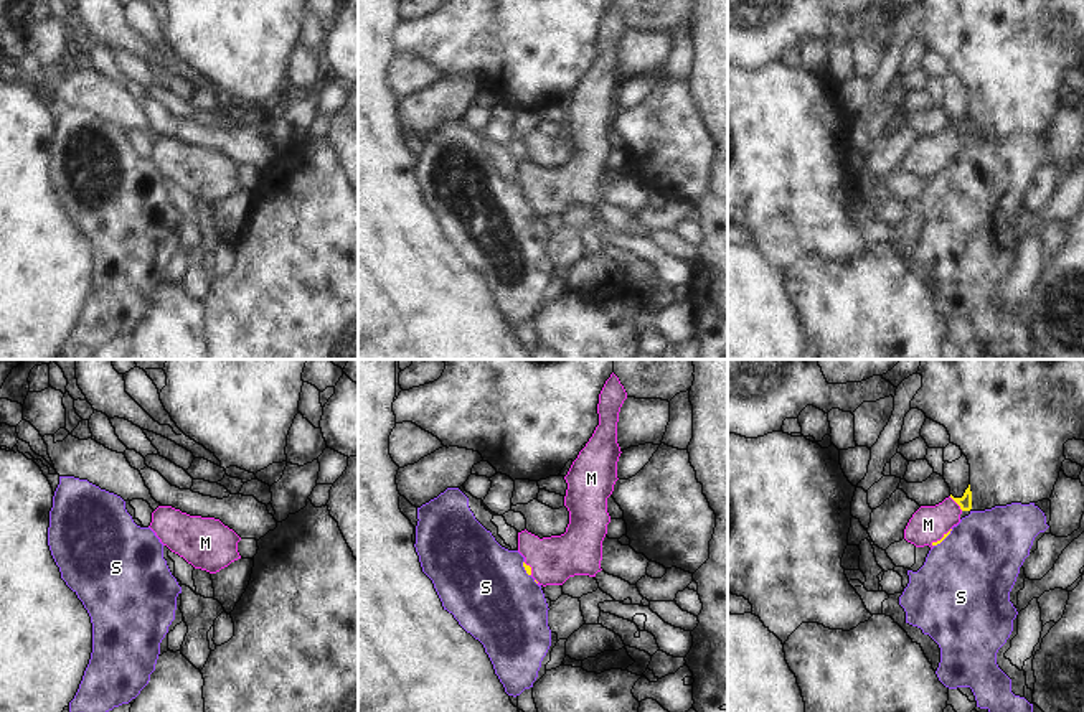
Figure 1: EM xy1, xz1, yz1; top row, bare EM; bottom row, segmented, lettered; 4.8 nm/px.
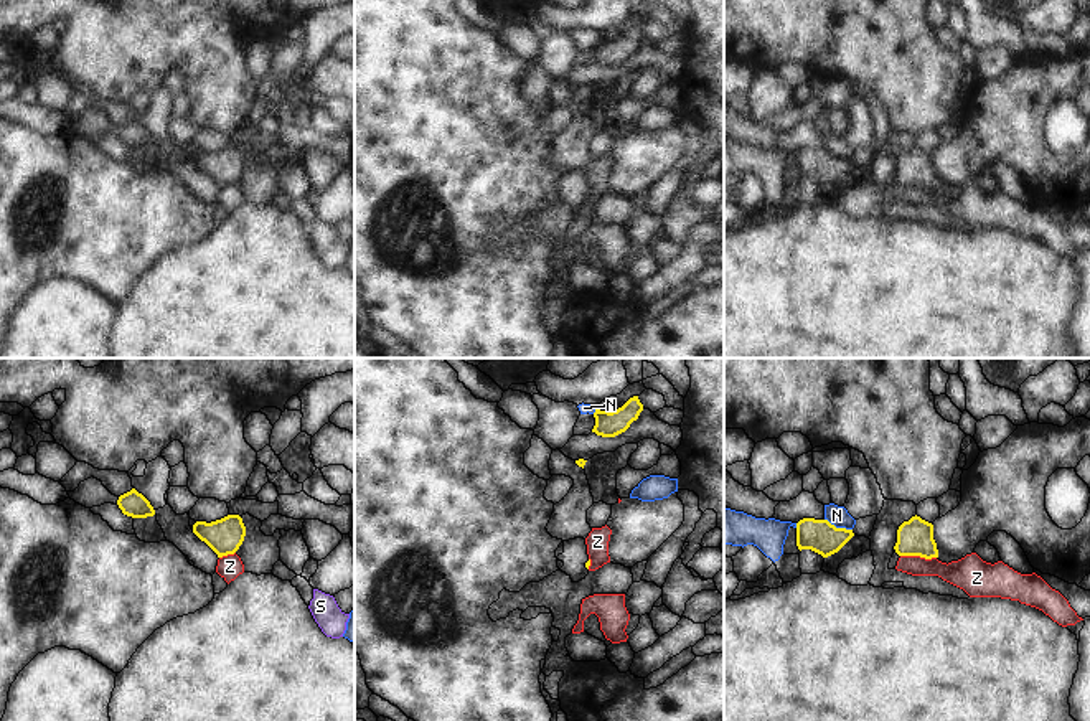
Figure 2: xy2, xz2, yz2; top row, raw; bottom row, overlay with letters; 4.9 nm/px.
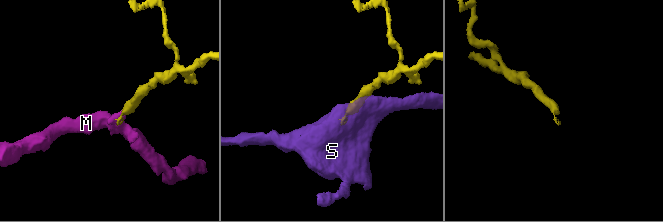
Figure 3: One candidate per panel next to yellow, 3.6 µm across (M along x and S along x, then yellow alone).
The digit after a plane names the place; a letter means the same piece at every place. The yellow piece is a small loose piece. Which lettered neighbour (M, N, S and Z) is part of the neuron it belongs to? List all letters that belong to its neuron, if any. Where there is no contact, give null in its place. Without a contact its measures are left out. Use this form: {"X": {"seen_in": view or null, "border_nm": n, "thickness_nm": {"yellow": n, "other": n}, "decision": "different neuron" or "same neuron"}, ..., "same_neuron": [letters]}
{"M": {"seen_in": "yz1", "border_nm": 100, "thickness_nm": {"yellow": 60, "other": 180}, "decision": "same neuron"}, "N": {"seen_in": "yz2", "border_nm": 150, "thickness_nm": {"yellow": 160, "other": 100}, "decision": "different neuron"}, "S": {"seen_in": "yz1", "border_nm": 130, "thickness_nm": {"yellow": 20, "other": 460}, "decision": "different neuron"}, "Z": {"seen_in": "yz2", "border_nm": 180, "thickness_nm": {"yellow": 180, "other": 160}, "decision": "different neuron"}, "same_neuron": ["M"]}

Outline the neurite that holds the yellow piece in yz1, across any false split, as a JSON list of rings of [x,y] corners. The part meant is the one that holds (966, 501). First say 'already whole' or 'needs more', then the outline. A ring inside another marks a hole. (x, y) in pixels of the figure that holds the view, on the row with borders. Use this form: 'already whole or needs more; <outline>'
needs more; [[[970,485],[962,498],[952,494],[936,506],[921,506],[904,529],[904,539],[916,547],[940,544],[960,522],[960,514],[972,509]]]

